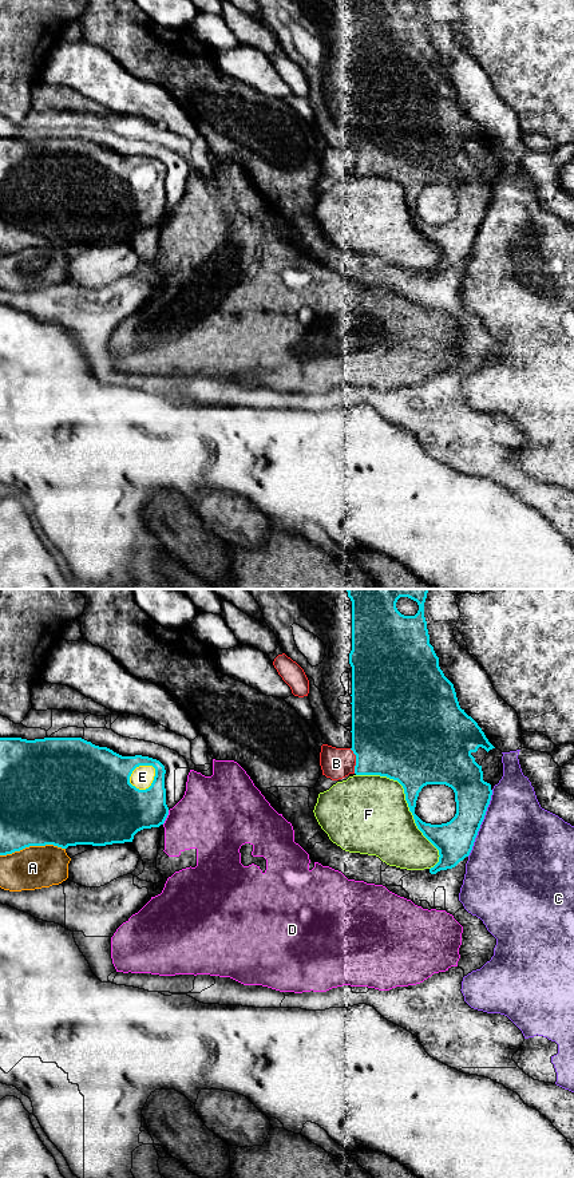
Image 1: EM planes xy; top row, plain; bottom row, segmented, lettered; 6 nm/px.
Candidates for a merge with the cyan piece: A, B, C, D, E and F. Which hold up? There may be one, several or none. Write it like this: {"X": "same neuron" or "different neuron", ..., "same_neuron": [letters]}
{"A": "different neuron", "B": "different neuron", "C": "different neuron", "D": "different neuron", "E": "same neuron", "F": "different neuron", "same_neuron": ["E"]}

